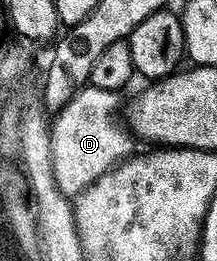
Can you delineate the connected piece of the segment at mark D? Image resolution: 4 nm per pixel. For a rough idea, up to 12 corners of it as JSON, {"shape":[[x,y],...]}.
{"shape":[[81,89],[50,125],[64,196],[132,151],[119,92]]}

